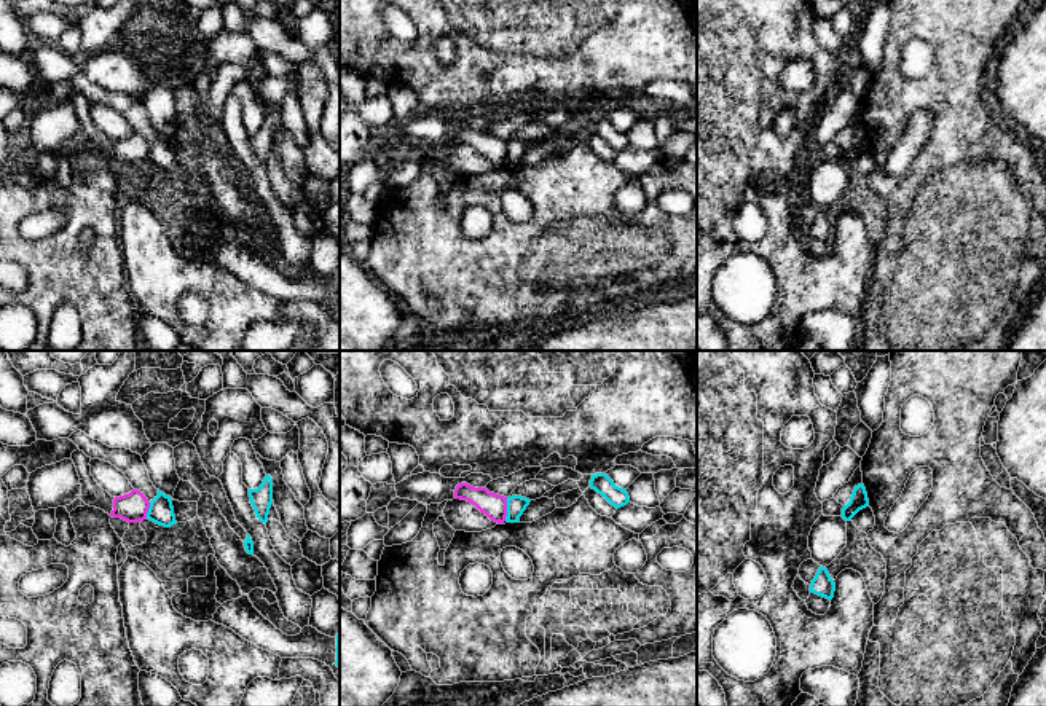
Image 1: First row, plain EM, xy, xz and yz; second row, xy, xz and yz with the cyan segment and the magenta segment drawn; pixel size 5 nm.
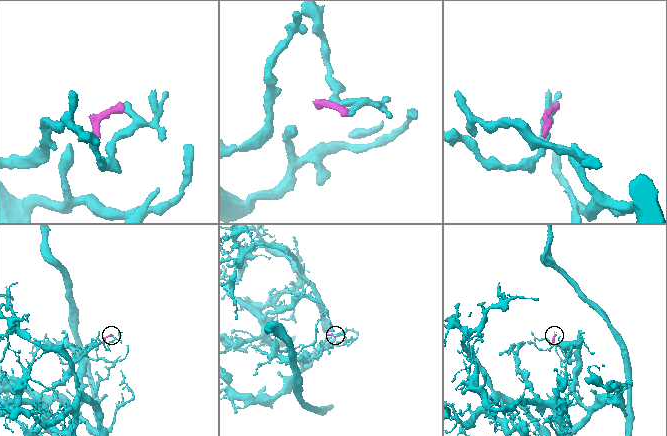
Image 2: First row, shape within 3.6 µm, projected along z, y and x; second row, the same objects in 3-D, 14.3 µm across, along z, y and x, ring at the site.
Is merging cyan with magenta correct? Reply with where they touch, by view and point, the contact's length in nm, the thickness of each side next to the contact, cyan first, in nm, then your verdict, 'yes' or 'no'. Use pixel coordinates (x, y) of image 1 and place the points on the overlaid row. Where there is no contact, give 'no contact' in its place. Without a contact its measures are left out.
meets cyan in xz at (507, 509); contact 110 nm long; 100 nm thick on the cyan side, 120 nm on the other; yes

